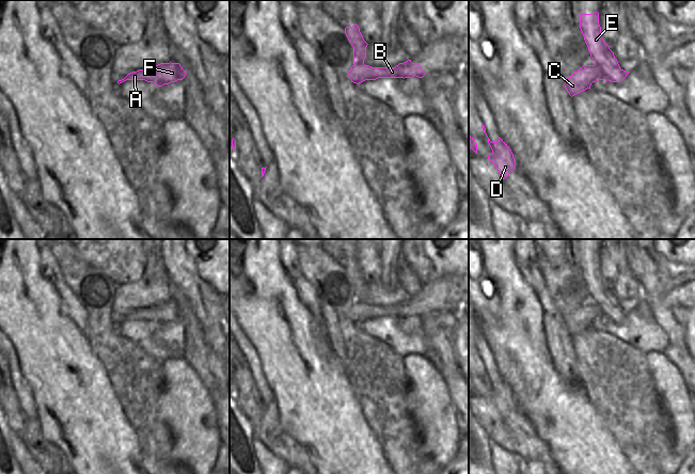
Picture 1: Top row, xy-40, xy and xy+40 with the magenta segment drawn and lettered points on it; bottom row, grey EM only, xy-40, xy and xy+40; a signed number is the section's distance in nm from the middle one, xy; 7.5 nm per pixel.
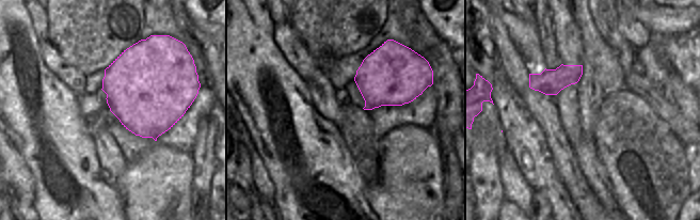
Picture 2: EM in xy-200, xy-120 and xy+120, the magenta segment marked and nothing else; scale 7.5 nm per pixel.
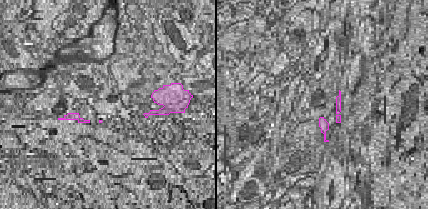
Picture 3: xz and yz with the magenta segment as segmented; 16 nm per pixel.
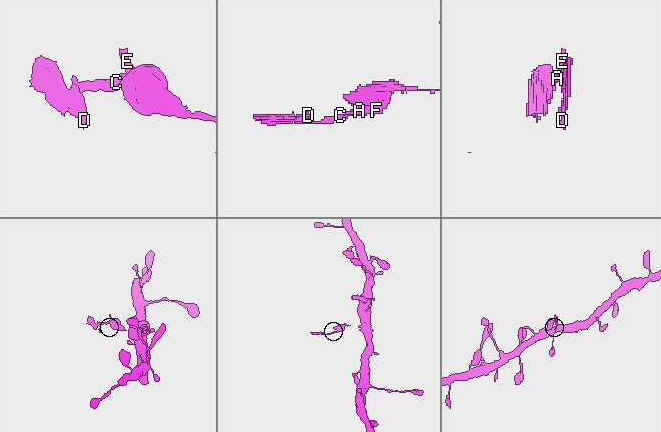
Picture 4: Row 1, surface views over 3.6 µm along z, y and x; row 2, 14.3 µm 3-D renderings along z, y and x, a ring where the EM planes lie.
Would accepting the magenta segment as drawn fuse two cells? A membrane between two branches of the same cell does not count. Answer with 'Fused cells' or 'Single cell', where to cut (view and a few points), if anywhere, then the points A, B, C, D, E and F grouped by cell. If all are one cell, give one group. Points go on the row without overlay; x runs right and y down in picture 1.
Fused cells. Split along xy (354, 303), (352, 320). Groups: A B E F / C D

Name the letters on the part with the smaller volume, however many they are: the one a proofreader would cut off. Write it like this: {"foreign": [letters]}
{"foreign": ["C", "D"]}

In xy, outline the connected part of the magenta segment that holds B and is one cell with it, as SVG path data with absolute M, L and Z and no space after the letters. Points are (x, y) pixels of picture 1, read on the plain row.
M359 265L345 267L345 273L353 286L353 301L356 310L353 312L353 322L361 322L365 319L376 319L378 317L412 317L414 315L423 317L426 313L418 302L408 299L399 302L395 306L372 306L364 303L366 297L367 282L364 280Z

